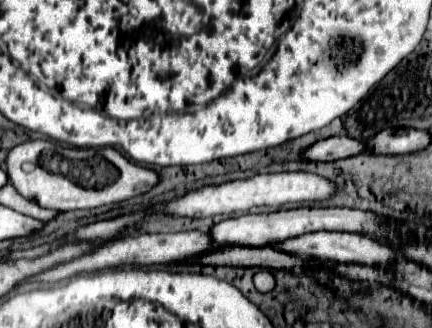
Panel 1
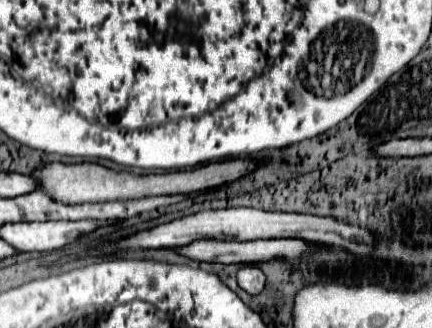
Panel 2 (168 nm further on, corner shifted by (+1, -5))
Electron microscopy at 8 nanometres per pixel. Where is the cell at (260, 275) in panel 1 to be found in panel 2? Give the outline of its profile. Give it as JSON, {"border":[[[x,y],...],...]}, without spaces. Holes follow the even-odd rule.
{"border":[[[243,267],[237,273],[237,283],[249,295],[259,295],[265,287],[265,273],[259,267]]]}

